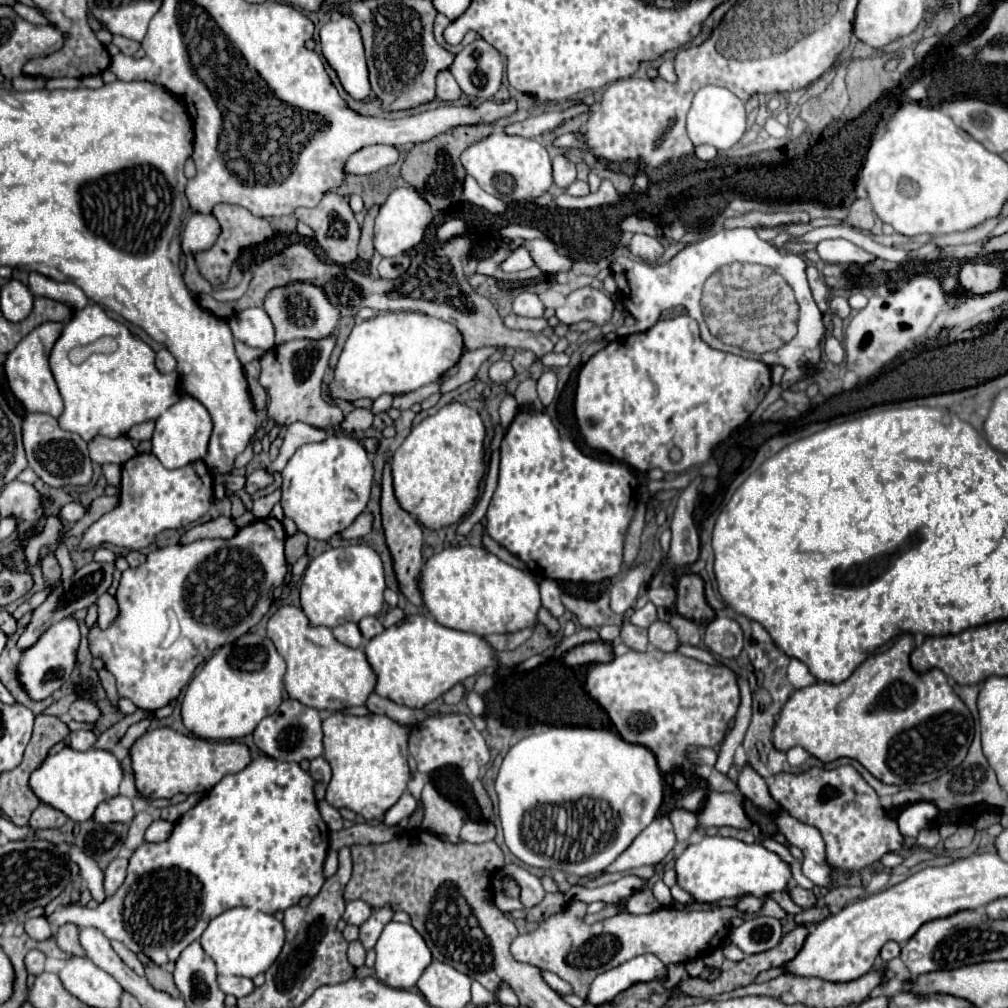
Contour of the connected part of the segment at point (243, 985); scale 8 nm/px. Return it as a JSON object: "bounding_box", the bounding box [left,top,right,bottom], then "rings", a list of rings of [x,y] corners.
{"bounding_box":[218,975,254,997],"rings":[[[220,975],[218,983],[220,983],[220,989],[224,993],[230,993],[234,997],[244,997],[244,995],[250,995],[254,991],[252,979],[246,979],[246,977],[224,977],[224,975]]]}

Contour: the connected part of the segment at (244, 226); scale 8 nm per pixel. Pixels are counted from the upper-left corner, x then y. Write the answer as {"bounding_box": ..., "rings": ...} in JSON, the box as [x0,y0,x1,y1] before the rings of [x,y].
{"bounding_box":[196,203,274,285],"rings":[[[218,203],[214,209],[212,209],[214,217],[220,221],[222,225],[222,233],[216,241],[216,245],[206,251],[206,253],[200,253],[196,255],[196,263],[198,263],[198,269],[202,273],[204,279],[208,279],[212,285],[220,285],[228,279],[228,273],[230,273],[230,267],[232,263],[236,261],[236,257],[240,255],[240,251],[248,245],[256,245],[256,243],[262,243],[266,241],[268,237],[274,235],[270,223],[262,217],[254,217],[248,209],[240,207],[240,205],[226,205],[226,203]]]}

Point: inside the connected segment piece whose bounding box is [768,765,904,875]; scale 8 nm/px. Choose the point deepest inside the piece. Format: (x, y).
(838, 802)

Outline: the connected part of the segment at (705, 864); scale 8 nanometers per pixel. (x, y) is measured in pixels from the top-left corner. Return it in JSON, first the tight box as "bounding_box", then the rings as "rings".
{"bounding_box":[676,835,792,901],"rings":[[[720,835],[708,837],[688,845],[686,851],[676,859],[678,885],[692,893],[698,901],[718,901],[718,899],[736,899],[744,895],[764,897],[770,893],[780,893],[788,889],[792,879],[790,863],[782,861],[776,853],[768,851],[760,843],[744,843],[738,839],[726,839]]]}

